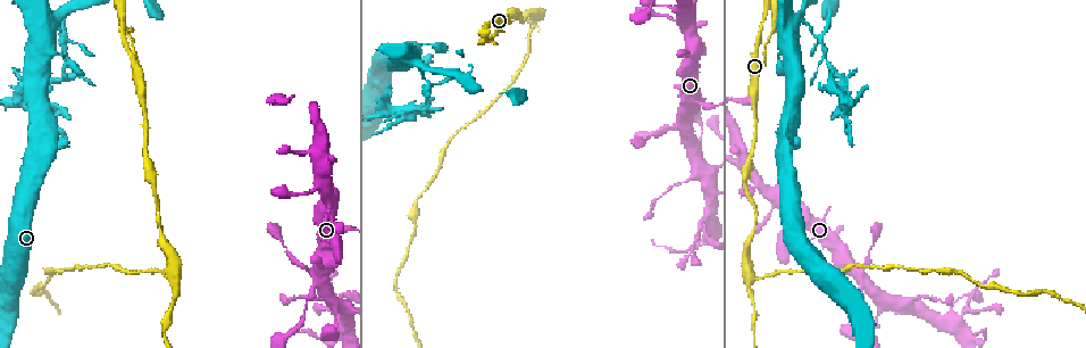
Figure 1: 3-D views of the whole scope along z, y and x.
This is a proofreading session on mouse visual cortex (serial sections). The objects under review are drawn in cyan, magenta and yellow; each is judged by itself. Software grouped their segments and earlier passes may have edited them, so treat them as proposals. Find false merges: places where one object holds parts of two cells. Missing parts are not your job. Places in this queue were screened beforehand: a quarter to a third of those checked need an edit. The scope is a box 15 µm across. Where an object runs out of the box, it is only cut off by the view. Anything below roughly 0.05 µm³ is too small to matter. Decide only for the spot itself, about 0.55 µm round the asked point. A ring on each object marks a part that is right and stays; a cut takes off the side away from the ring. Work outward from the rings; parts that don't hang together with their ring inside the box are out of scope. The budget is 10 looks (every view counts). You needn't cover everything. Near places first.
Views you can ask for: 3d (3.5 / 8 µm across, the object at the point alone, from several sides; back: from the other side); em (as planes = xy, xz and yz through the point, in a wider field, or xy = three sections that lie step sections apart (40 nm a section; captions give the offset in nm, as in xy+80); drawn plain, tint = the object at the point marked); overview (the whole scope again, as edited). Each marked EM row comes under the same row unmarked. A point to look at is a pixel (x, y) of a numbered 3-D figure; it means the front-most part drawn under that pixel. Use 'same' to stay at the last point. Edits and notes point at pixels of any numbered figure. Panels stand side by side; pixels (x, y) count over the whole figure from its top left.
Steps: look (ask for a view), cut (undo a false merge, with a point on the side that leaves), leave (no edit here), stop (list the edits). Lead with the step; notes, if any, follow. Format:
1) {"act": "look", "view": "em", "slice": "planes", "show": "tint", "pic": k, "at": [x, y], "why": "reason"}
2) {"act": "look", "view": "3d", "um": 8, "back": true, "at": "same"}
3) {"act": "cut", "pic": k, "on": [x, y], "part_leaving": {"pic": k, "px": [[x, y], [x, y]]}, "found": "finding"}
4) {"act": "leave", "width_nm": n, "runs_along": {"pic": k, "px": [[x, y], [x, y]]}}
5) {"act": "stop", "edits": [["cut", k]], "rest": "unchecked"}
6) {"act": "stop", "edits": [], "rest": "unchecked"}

{"act": "look", "view": "3d", "um": 3.5, "pic": 1, "at": [29, 13], "why": "sudden change in width"}

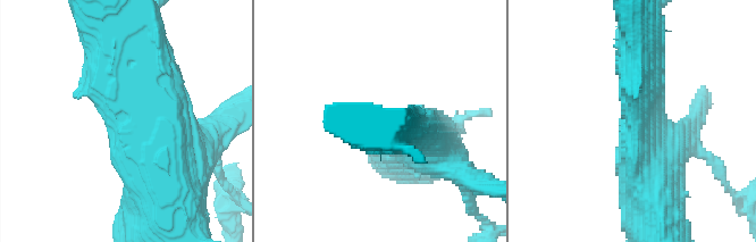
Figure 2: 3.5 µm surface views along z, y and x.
{"act": "look", "view": "em", "slice": "xy", "step": 2, "show": "tint", "pic": 2, "at": [636, 123], "why": "need the tissue"}

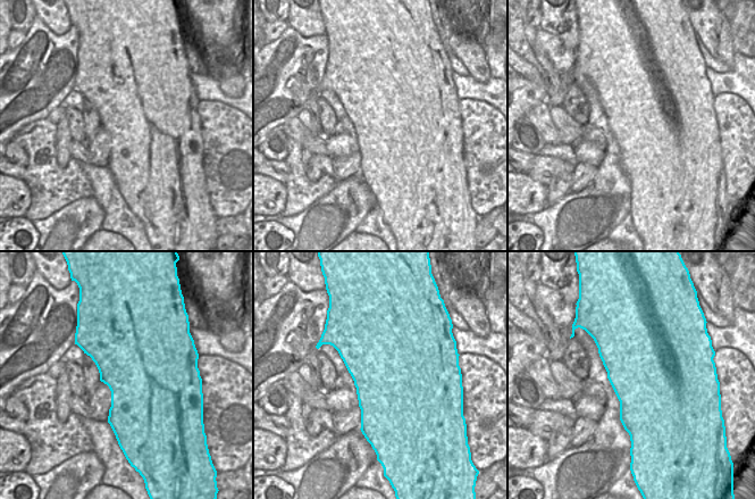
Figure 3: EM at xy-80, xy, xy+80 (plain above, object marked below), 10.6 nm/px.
{"act": "leave", "runs_along": {"pic": 2, "px": [[169, 174], [139, 128], [107, 125]]}, "found": "continuous, no second cell"}

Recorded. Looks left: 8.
{"act": "look", "view": "3d", "um": 3.5, "pic": 1, "at": [482, 40], "why": "sharp bend"}

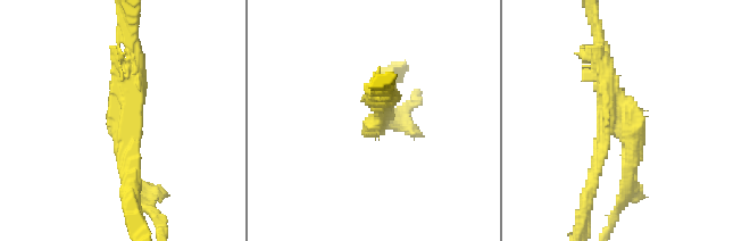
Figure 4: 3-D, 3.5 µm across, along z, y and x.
{"act": "look", "view": "em", "slice": "xy", "step": 3, "show": "tint", "pic": 4, "at": [632, 119], "why": "shape alone is not enough"}

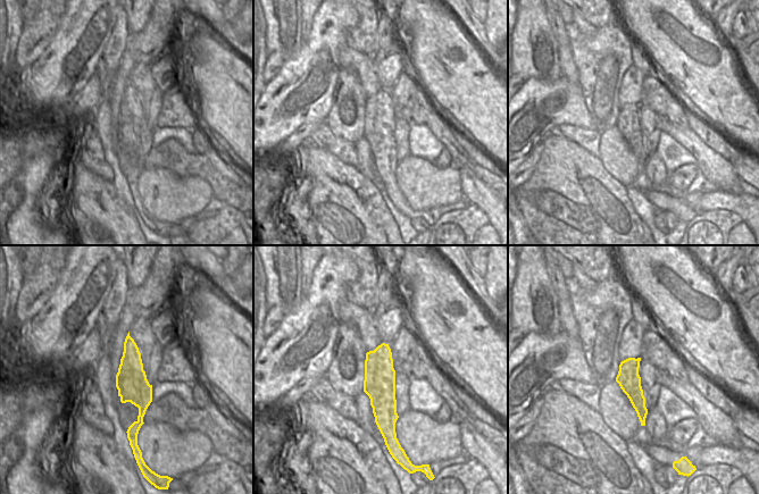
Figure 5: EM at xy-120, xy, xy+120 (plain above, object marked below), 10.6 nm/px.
{"act": "look", "view": "em", "slice": "xy", "step": 1, "show": "tint", "at": "same"}

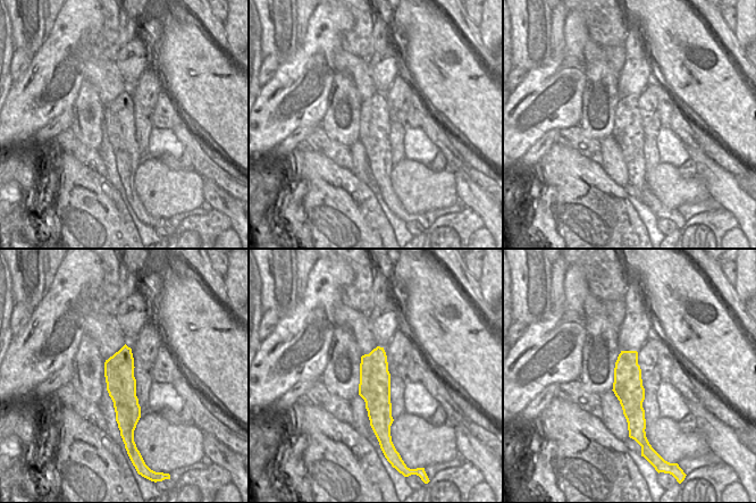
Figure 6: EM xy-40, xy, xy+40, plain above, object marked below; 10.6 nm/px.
{"act": "cut", "pic": 4, "on": [635, 161], "part_leaving": {"pic": 4, "px": [[626, 113], [630, 182], [615, 214]]}, "found": "a second cell is stuck on"}

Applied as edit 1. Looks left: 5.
{"act": "look", "view": "3d", "um": 3.5, "pic": 1, "at": [175, 273], "why": "side arm on a straight run"}

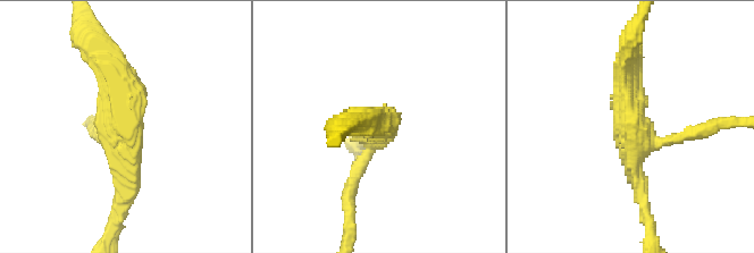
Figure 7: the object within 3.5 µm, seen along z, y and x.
{"act": "look", "view": "em", "slice": "xy", "step": 2, "show": "tint", "pic": 7, "at": [125, 128], "arms": 3, "arm_widths_nm": [200, 250, 350]}

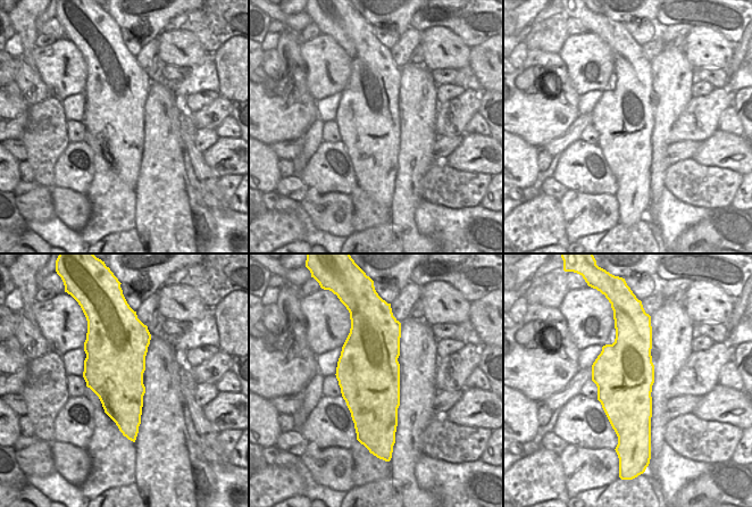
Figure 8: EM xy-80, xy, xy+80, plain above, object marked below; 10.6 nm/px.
{"act": "look", "view": "em", "slice": "xy", "step": 1, "show": "tint", "at": "same"}

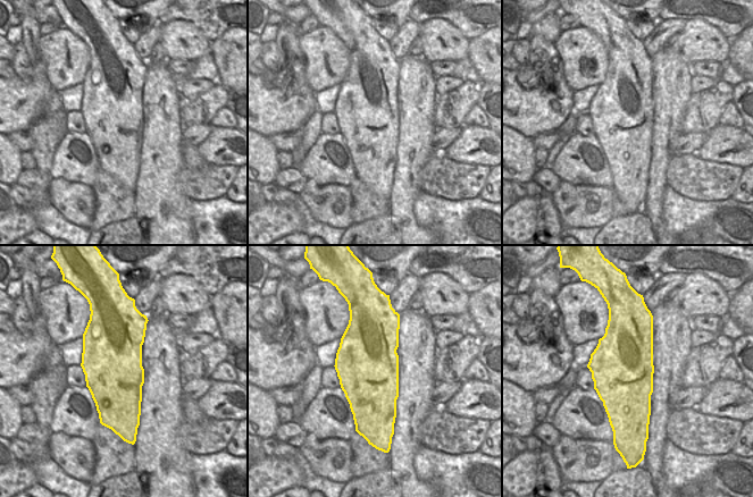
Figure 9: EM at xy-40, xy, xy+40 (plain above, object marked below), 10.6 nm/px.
{"act": "leave", "runs_along": {"pic": 7, "px": [[629, 57], [637, 136], [693, 133]]}, "found": "one cell here"}

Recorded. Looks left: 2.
{"act": "look", "view": "3d", "um": 3.5, "pic": 1, "at": [862, 284]}

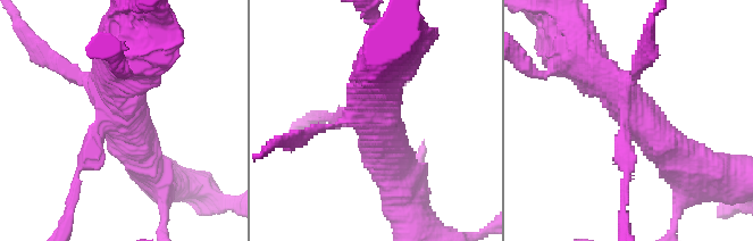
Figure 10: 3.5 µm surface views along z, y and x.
{"act": "look", "view": "em", "slice": "xy", "step": 1, "show": "tint", "pic": 10, "at": [629, 127]}

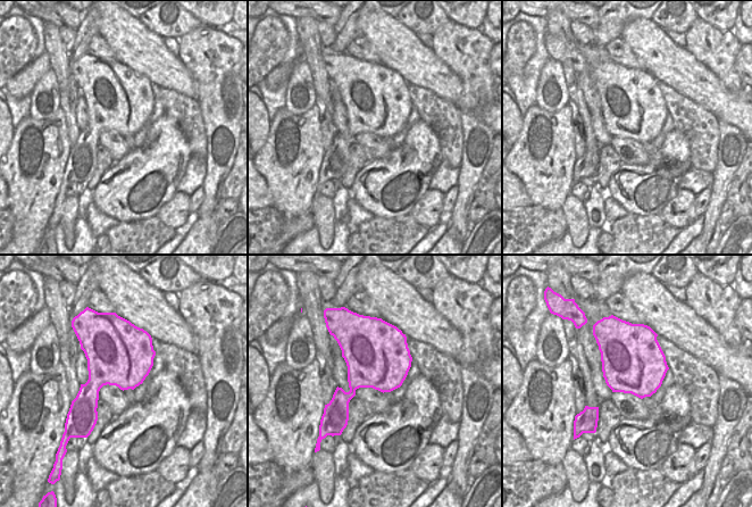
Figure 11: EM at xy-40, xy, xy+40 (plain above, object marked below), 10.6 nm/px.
{"act": "leave", "runs_along": {"pic": 10, "px": [[578, 52], [683, 160]]}, "found": "continuous, no second cell"}

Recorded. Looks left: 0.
{"act": "stop", "edits": [["cut", 4]], "rest": "unchecked"}

